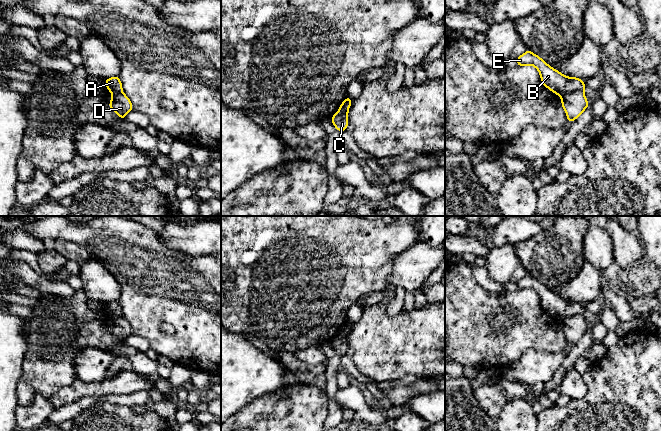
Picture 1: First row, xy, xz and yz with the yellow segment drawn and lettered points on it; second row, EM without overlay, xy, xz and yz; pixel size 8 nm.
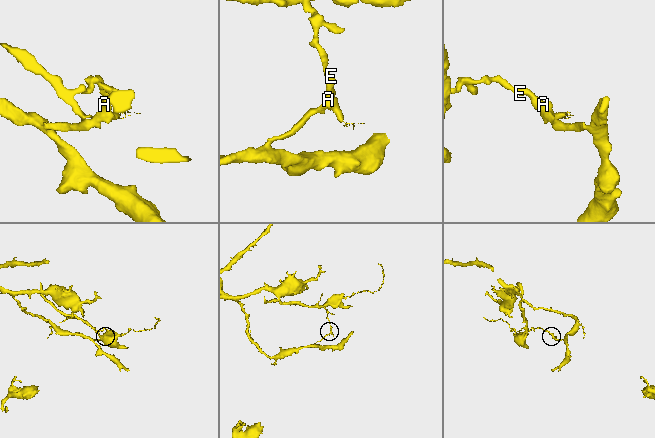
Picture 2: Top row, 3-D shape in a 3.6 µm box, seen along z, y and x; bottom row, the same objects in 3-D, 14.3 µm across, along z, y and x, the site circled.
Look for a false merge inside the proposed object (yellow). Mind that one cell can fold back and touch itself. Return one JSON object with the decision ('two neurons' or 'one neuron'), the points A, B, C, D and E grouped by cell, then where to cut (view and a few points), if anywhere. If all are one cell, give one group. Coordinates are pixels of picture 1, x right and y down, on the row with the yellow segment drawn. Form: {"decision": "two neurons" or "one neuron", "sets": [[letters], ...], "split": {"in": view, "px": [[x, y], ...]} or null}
{"decision": "two neurons", "sets": [["A", "B", "E"], ["C", "D"]], "split": {"in": "yz", "px": [[582, 90], [565, 92], [561, 96]]}}

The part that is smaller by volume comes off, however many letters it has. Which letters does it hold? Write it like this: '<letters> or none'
A, B, E

